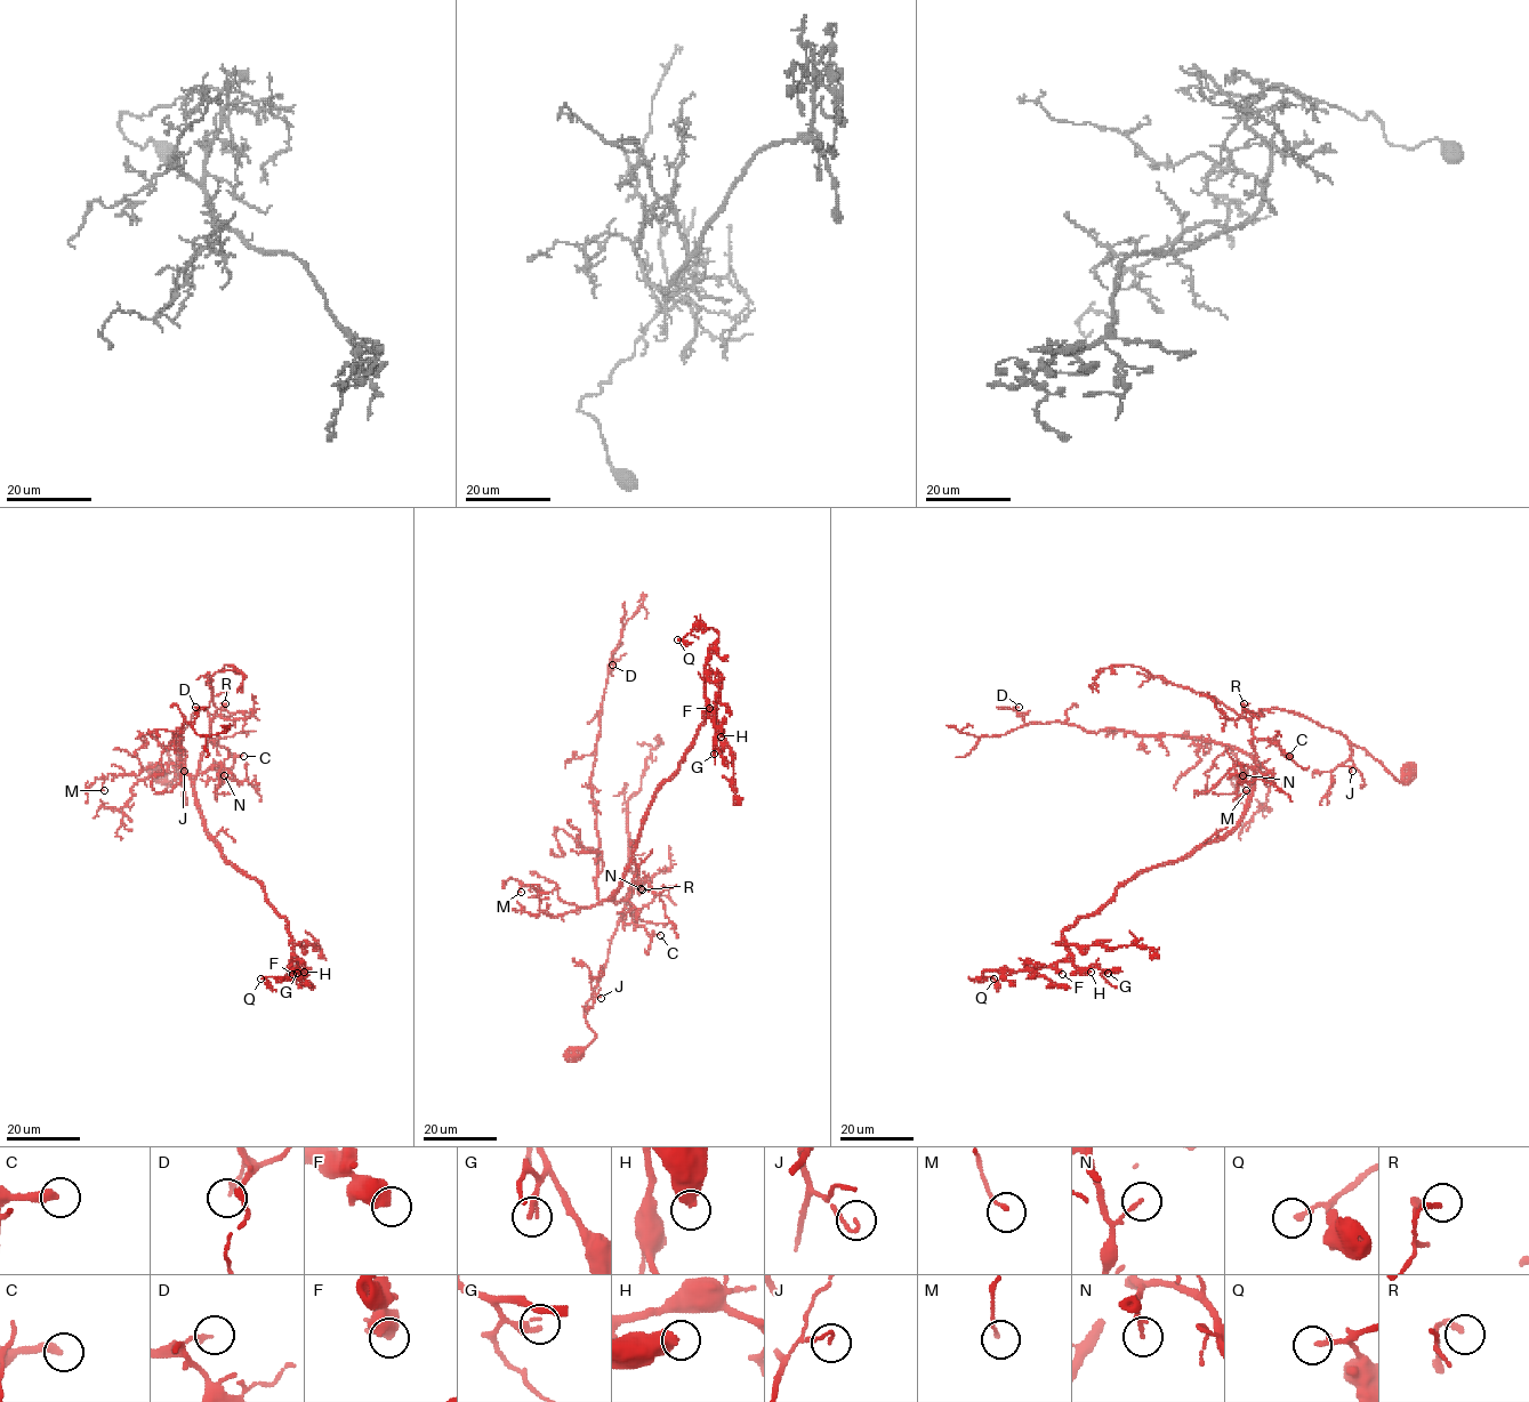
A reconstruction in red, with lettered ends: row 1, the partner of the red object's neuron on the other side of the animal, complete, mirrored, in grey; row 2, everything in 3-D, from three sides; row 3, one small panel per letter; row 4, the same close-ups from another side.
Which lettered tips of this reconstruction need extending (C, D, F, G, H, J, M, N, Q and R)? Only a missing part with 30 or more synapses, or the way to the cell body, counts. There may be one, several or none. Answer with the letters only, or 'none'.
H

